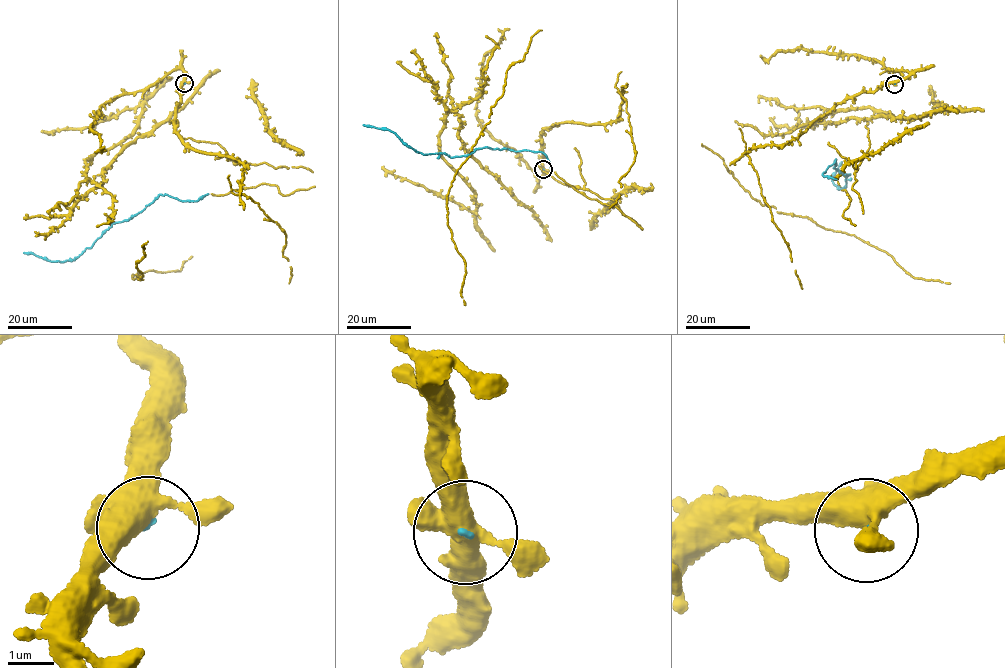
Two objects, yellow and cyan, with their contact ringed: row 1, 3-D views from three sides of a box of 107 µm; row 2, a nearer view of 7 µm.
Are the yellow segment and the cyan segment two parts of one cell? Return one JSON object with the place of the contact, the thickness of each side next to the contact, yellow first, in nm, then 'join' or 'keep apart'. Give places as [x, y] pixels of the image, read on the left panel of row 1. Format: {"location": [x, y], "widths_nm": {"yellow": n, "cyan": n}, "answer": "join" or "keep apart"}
{"location": [184, 83], "widths_nm": {"yellow": 420, "cyan": 50}, "answer": "join"}

